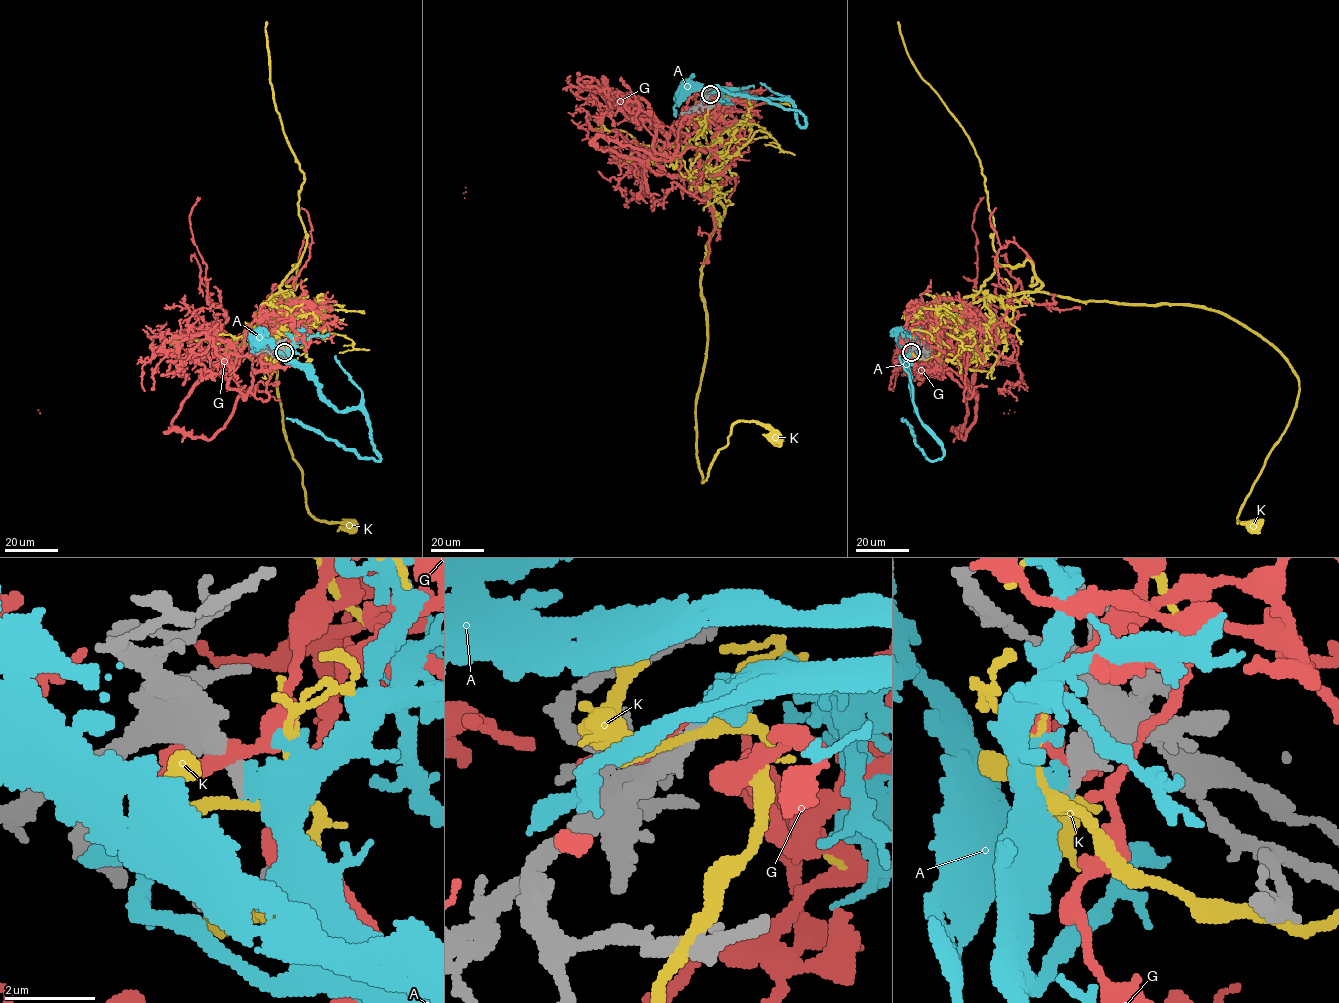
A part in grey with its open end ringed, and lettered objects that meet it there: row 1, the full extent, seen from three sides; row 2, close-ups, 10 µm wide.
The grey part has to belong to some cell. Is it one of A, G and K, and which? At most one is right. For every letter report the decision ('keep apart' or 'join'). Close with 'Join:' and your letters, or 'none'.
A: join
G: keep apart
K: keep apart
Join: A

